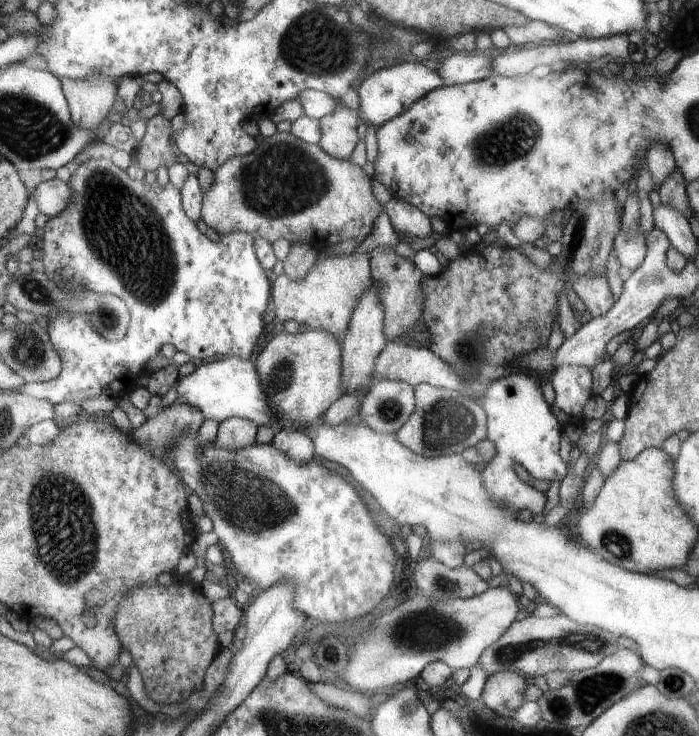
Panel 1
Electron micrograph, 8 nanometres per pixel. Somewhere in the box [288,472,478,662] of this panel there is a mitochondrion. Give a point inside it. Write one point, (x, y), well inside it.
(432, 628)

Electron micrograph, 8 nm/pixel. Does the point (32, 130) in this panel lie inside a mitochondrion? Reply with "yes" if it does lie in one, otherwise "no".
yes

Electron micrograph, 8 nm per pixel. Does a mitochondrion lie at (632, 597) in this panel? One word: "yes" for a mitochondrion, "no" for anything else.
no

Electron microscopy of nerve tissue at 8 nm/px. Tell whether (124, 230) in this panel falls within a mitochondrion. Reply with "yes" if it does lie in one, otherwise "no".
yes

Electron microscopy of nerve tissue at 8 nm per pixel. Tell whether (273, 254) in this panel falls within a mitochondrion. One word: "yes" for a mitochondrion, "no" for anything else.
no

